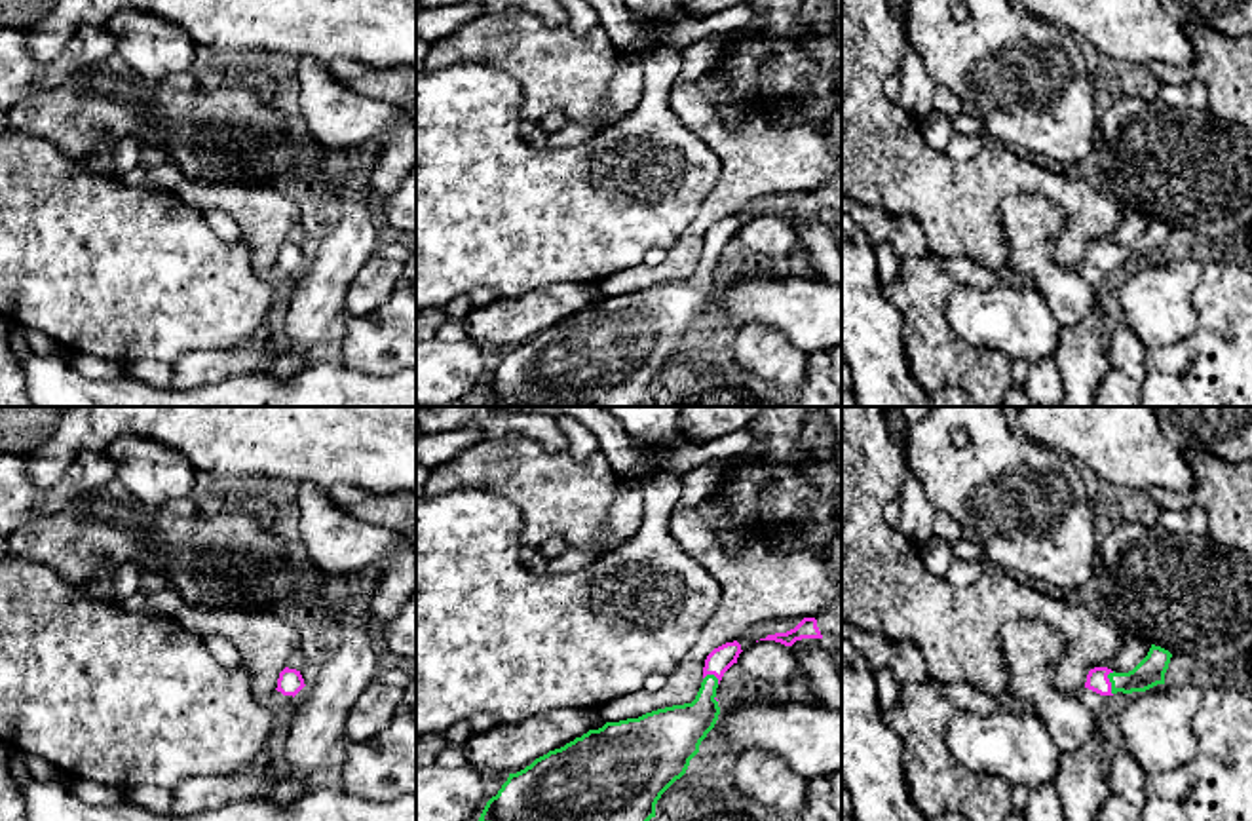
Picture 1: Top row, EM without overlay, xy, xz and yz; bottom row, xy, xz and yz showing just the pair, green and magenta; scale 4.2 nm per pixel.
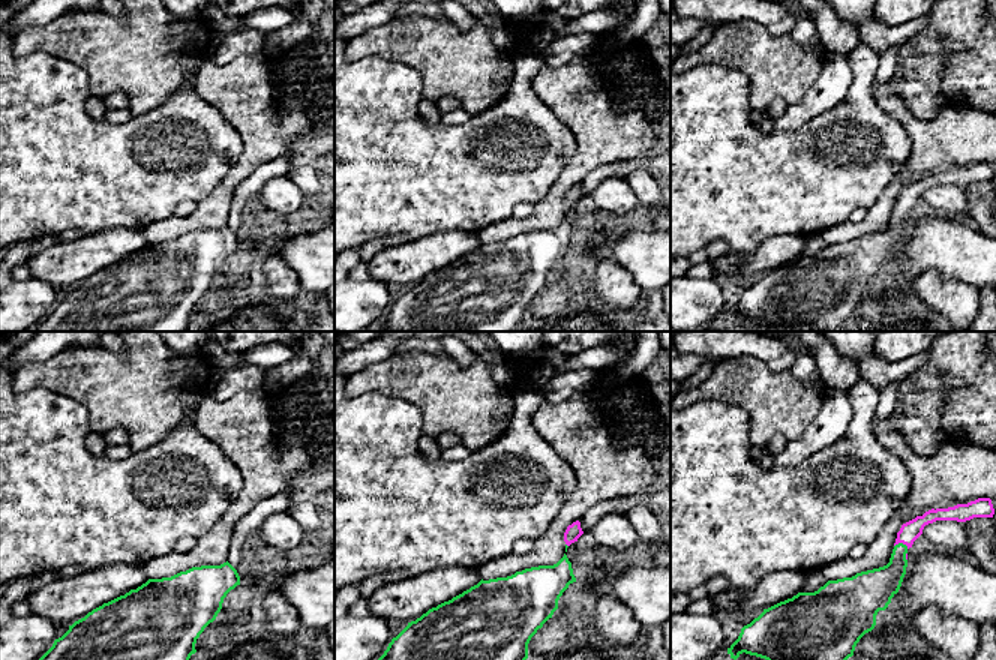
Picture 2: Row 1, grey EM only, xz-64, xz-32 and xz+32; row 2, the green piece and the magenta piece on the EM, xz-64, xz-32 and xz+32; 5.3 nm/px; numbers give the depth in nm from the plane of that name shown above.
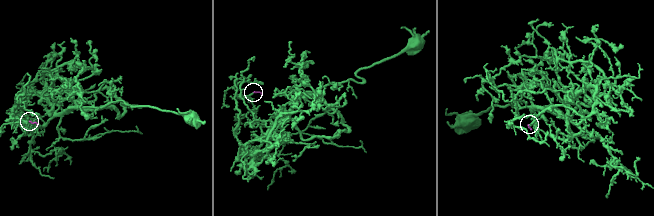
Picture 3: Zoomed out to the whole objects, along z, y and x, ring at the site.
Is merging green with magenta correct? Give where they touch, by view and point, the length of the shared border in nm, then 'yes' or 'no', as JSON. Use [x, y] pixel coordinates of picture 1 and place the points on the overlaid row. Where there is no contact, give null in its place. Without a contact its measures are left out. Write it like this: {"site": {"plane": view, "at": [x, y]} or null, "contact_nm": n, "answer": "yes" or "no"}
{"site": {"plane": "yz", "at": [1112, 683]}, "contact_nm": 100, "answer": "yes"}

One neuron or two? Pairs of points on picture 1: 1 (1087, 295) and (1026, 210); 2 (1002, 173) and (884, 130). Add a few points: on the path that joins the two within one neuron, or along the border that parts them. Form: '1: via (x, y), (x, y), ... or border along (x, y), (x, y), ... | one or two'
1: via (1062, 284), (1030, 251), (1030, 234) | one
2: via (973, 173), (928, 173), (912, 158) | one

